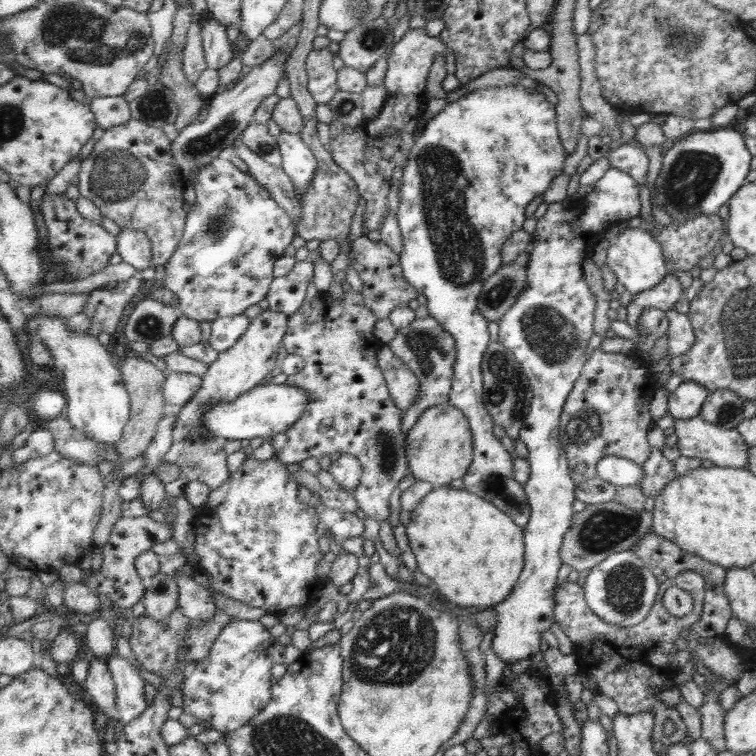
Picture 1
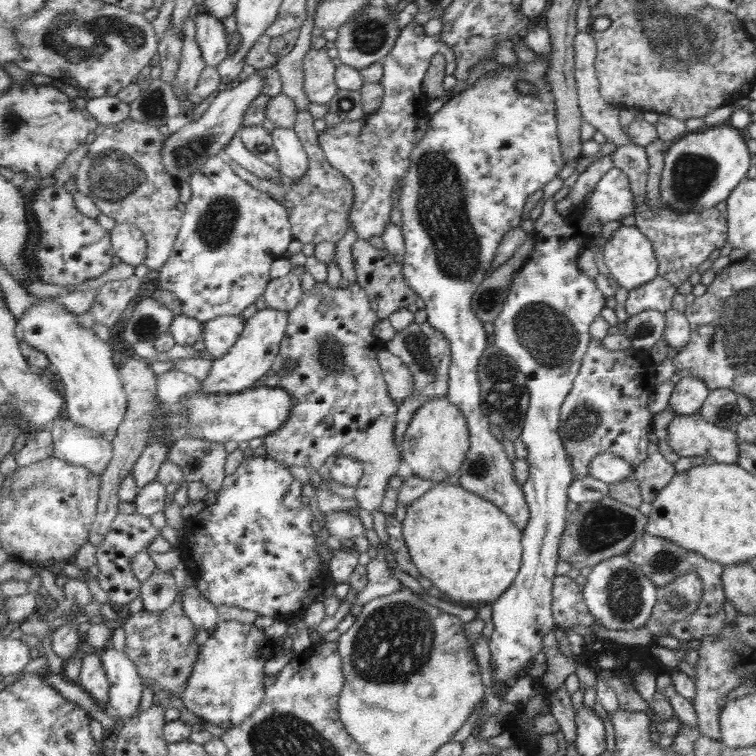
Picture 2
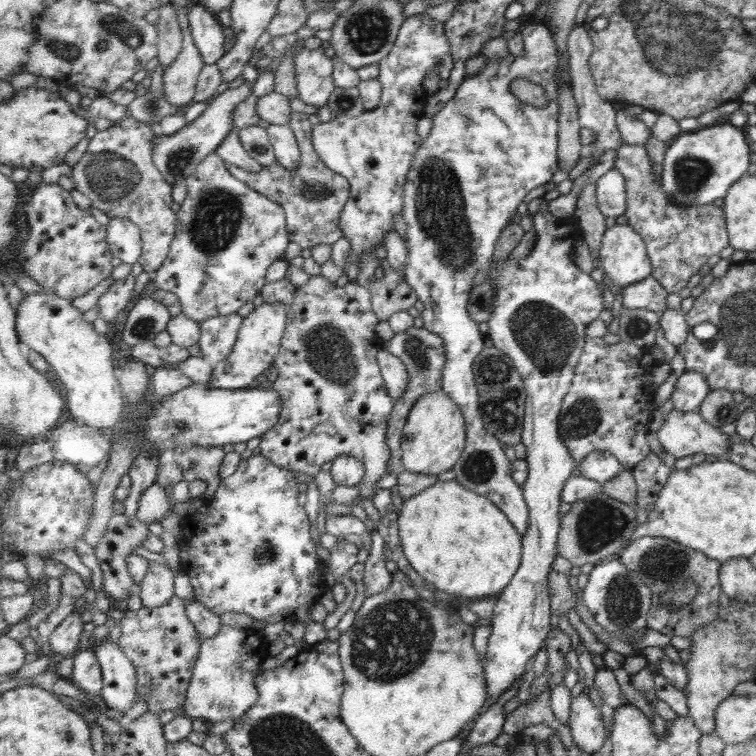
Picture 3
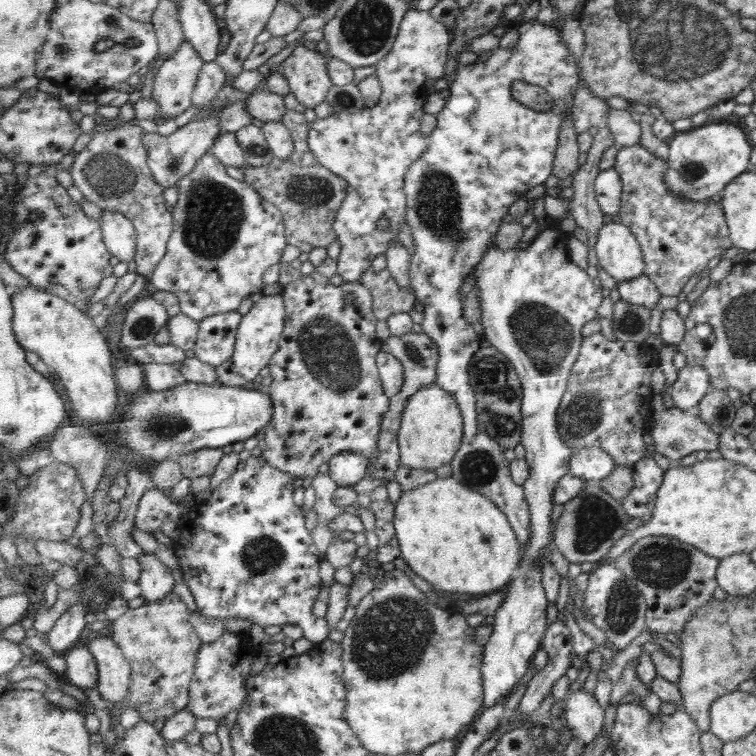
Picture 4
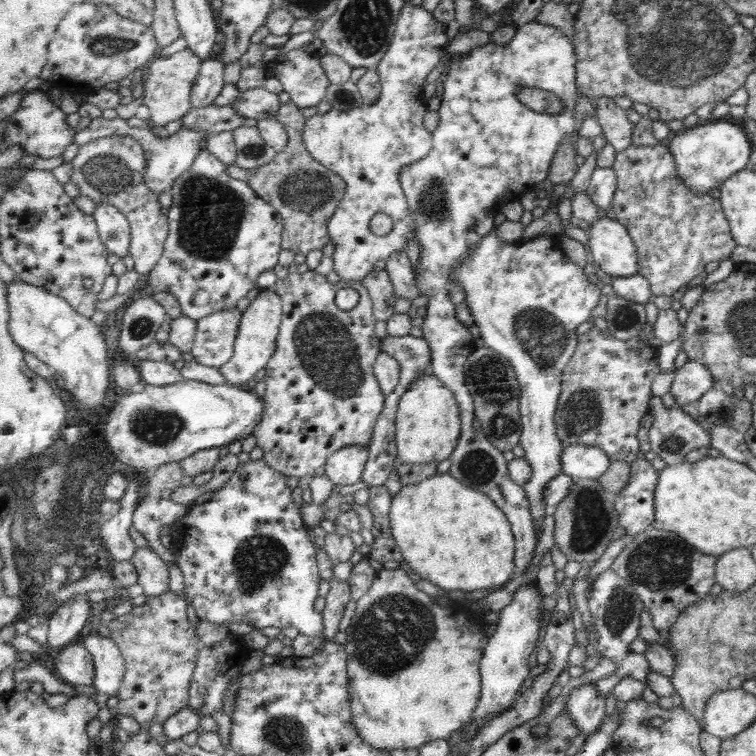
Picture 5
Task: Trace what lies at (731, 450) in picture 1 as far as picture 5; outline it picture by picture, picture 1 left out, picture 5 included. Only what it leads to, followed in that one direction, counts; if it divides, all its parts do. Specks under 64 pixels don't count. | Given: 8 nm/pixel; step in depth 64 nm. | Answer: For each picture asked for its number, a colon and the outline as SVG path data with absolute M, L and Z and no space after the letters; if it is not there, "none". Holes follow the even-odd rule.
2: M675 414L661 436L665 438L667 446L679 458L691 458L691 456L707 458L709 456L709 458L715 460L715 464L737 464L737 458L739 458L739 452L737 452L739 438L737 438L737 434L703 420L699 414L691 414L691 416Z
3: M667 412L657 430L657 440L663 452L675 460L695 454L713 454L717 460L727 460L729 452L729 436L721 434L697 412Z
4: M653 394L649 402L649 412L651 412L651 428L649 434L653 438L653 448L657 454L665 456L671 460L671 464L677 468L679 460L685 458L687 454L693 452L709 452L719 448L719 434L709 430L709 424L703 422L695 412L683 412L679 408L665 408L661 404L661 394Z
5: M657 396L651 398L651 408L649 414L653 416L651 428L649 428L649 448L655 456L659 456L667 466L679 466L685 462L685 456L697 448L711 448L709 432L703 430L695 420L689 418L689 414L681 412L681 408L663 408L661 400Z

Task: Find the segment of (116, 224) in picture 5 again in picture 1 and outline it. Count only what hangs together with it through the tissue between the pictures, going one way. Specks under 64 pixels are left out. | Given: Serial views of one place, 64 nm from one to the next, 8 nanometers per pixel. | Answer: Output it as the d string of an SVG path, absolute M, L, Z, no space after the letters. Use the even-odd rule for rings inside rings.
M121 228L121 234L117 238L119 238L119 256L123 258L123 262L129 262L139 270L155 266L153 244L145 232L139 232L135 228Z

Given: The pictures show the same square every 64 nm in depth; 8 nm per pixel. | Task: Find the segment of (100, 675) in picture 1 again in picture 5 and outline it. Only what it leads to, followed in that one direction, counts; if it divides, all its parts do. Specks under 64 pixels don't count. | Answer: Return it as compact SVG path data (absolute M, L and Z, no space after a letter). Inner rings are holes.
M69 644L65 648L59 650L59 654L55 656L57 664L55 664L55 676L67 684L73 684L77 690L93 690L93 684L95 684L95 676L97 676L97 670L95 670L95 658L89 654L89 650L85 648L85 644Z

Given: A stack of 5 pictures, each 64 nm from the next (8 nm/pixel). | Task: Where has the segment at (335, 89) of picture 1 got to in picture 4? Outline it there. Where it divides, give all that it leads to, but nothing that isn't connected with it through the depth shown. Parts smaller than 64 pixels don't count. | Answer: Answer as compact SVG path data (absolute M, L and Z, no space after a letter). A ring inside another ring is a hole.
M297 46L277 72L287 76L291 82L291 94L309 110L327 102L329 92L335 86L329 74L329 58L315 50L305 50L303 46Z

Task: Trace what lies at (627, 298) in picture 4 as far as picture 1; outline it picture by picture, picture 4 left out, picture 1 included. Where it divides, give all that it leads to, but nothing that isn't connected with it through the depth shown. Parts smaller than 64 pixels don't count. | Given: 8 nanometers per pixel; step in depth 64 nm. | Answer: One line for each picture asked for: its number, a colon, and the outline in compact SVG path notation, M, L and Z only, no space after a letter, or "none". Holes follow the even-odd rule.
1: M667 274L665 278L659 280L659 284L655 284L653 288L649 290L643 290L639 294L633 294L631 298L631 304L627 306L627 324L631 328L635 328L637 324L637 318L643 310L647 310L649 306L651 308L657 308L657 310L673 310L673 306L677 304L679 298L683 298L685 292L681 292L681 286L677 282L677 278L673 274Z
2: M657 276L653 280L649 280L647 284L629 290L627 300L625 300L625 312L631 316L643 312L643 310L657 310L661 314L665 314L667 310L671 310L671 298L677 294L677 288L671 286L665 278Z
3: M651 276L621 288L623 308L631 308L631 310L665 312L667 310L667 296L669 296L669 292Z

